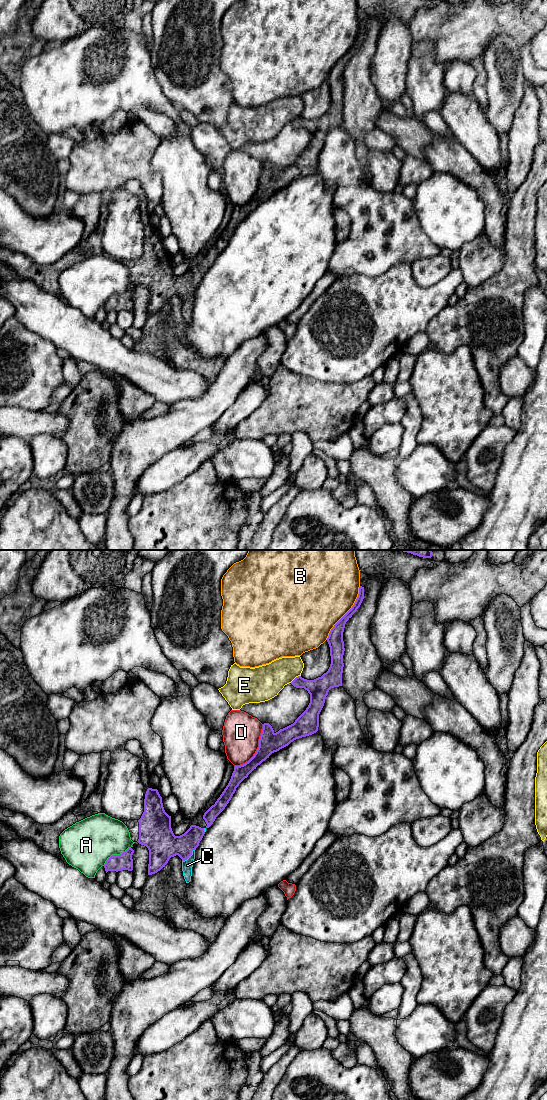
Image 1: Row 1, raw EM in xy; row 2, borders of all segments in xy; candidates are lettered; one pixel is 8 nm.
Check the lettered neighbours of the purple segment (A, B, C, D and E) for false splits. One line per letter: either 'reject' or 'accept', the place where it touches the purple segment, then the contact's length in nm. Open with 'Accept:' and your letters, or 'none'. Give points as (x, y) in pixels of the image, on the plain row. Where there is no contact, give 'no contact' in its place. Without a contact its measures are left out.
Accept: C
A: reject; meets purple in xy at (116, 295); contact 260 nm long
B: reject; meets purple in xy at (346, 53); contact 500 nm long
C: accept; meets purple in xy at (189, 296); contact 140 nm long
D: reject; meets purple in xy at (257, 189); contact 420 nm long
E: reject; meets purple in xy at (296, 117); contact 110 nm long

